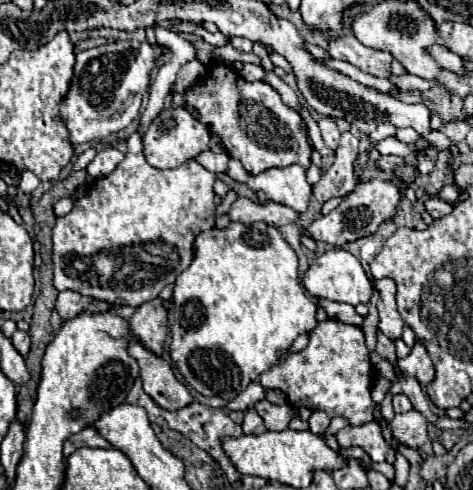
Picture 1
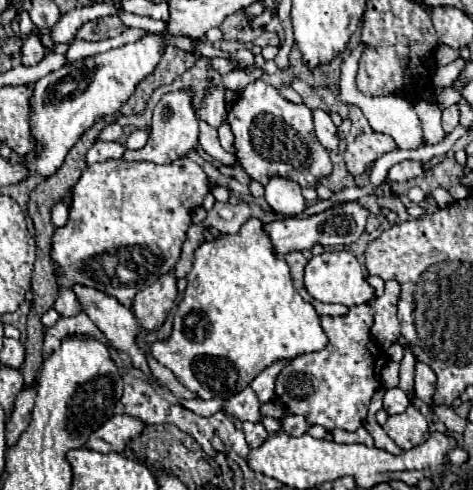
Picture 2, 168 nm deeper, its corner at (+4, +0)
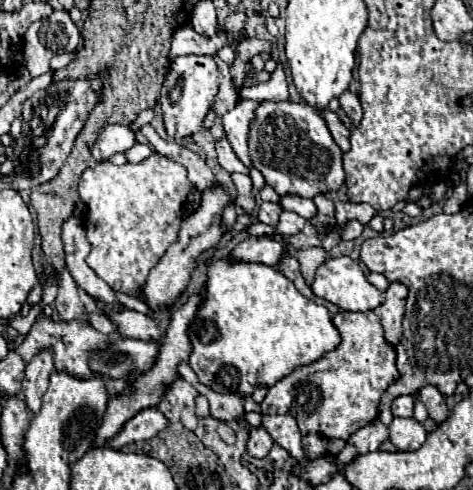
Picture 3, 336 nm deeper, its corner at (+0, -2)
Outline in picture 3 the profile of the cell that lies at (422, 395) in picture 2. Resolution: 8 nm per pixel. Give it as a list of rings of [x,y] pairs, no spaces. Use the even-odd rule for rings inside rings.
[[[427,384],[425,388],[421,388],[419,390],[419,398],[427,406],[429,416],[437,424],[441,424],[441,422],[445,422],[449,418],[449,410],[447,410],[447,404],[445,404],[445,396],[433,384]]]

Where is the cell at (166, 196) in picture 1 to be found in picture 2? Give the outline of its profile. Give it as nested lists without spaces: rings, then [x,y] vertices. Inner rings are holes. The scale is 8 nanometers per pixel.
[[[187,156],[169,164],[127,162],[119,158],[87,166],[73,188],[69,222],[63,228],[57,228],[53,238],[53,260],[59,266],[57,272],[63,270],[69,284],[77,282],[93,286],[105,294],[113,294],[125,308],[131,308],[139,290],[153,284],[177,264],[185,232],[191,226],[191,212],[203,204],[207,192],[209,186],[205,172]]]

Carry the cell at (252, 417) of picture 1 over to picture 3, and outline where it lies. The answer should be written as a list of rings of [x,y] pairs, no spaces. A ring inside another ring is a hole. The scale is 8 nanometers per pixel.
[[[259,426],[259,428],[251,428],[249,432],[249,442],[247,442],[247,452],[255,458],[265,458],[269,454],[273,446],[273,438],[269,436],[269,432]]]

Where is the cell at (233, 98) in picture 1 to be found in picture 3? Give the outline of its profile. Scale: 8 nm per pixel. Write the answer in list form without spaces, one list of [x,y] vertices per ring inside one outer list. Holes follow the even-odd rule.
[[[259,102],[257,110],[255,110],[255,118],[251,122],[251,130],[249,130],[249,156],[253,166],[263,174],[265,182],[279,194],[297,194],[303,198],[313,198],[315,194],[327,194],[327,192],[335,192],[343,182],[345,182],[345,172],[343,172],[343,164],[341,164],[341,148],[333,142],[331,132],[325,126],[325,120],[321,116],[321,112],[317,112],[317,108],[305,104],[305,102]]]

